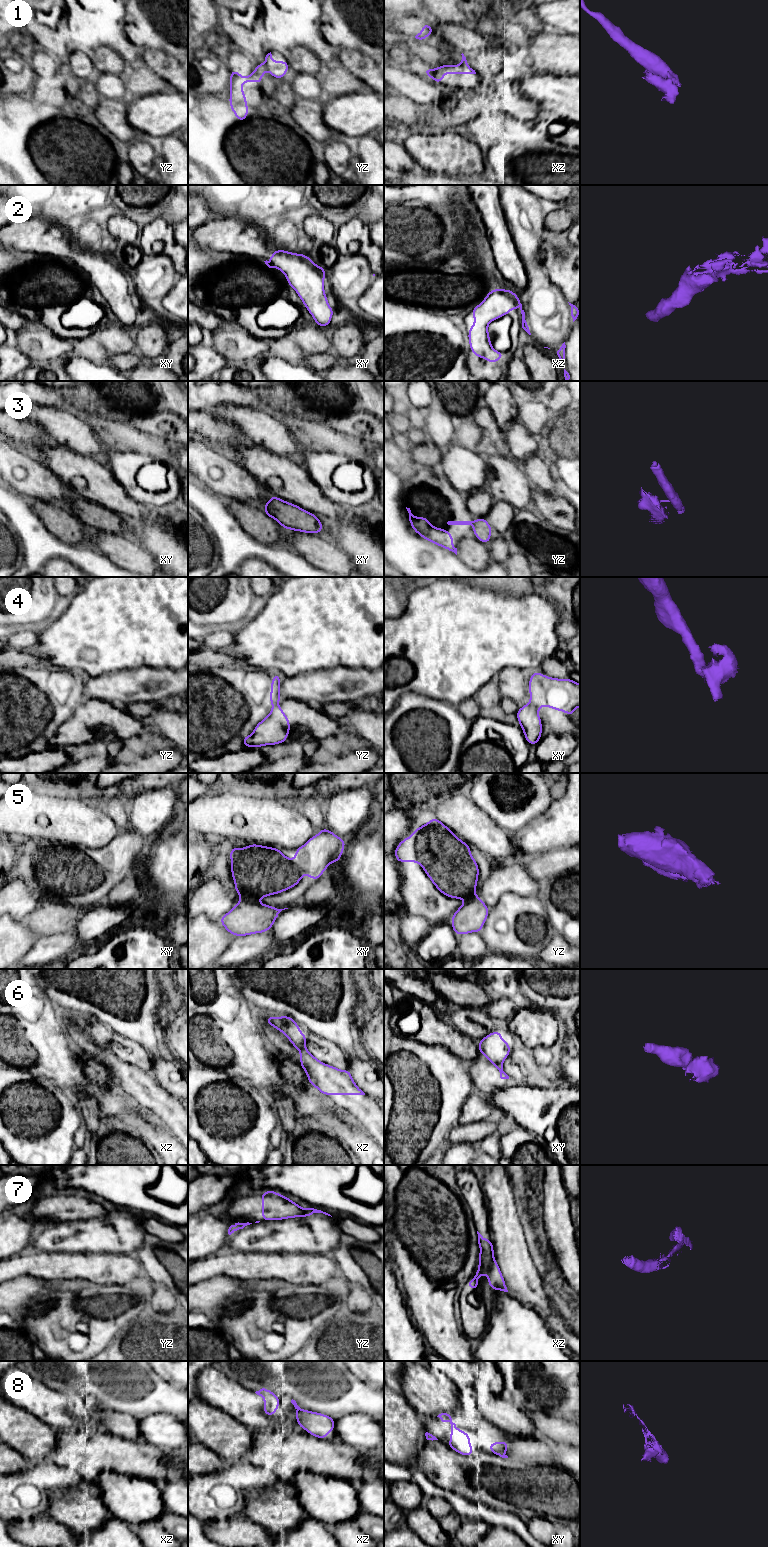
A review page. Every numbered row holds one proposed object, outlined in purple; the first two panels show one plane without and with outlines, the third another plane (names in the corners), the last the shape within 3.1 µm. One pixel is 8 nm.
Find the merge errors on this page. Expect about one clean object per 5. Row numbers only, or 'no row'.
1, 2, 3, 4, 5, 6, 7

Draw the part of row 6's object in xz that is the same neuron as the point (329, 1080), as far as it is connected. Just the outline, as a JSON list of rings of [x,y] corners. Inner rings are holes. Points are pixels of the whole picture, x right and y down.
[[[297,1048],[300,1052],[300,1065],[306,1072],[309,1084],[325,1095],[365,1095],[355,1084],[352,1074],[319,1061],[307,1049]]]

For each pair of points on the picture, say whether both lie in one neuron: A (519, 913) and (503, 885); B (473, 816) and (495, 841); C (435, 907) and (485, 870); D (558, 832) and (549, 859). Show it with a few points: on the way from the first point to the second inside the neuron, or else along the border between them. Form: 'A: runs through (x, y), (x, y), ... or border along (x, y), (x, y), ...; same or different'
A: border along (531, 895), (505, 893), (490, 908); different
B: runs through (476, 822), (489, 835); same
C: runs through (445, 894), (465, 874), (472, 874); same
D: border along (554, 848), (540, 854); different

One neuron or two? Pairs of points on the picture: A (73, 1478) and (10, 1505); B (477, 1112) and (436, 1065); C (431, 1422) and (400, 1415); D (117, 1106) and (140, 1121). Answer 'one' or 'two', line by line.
A: one
B: two
C: two
D: one

